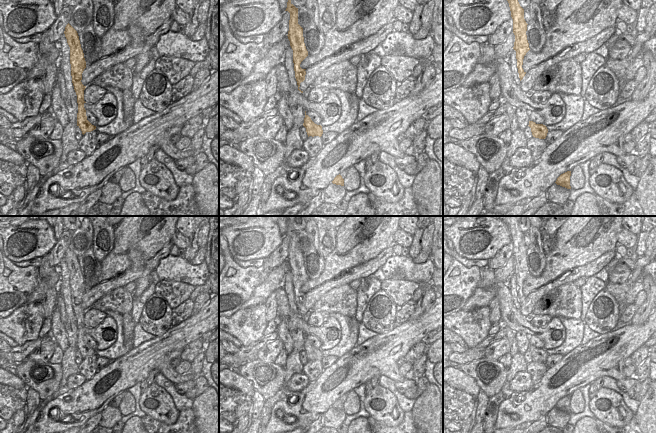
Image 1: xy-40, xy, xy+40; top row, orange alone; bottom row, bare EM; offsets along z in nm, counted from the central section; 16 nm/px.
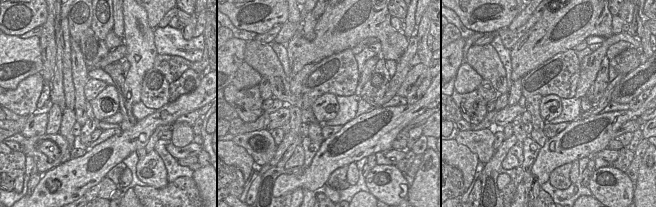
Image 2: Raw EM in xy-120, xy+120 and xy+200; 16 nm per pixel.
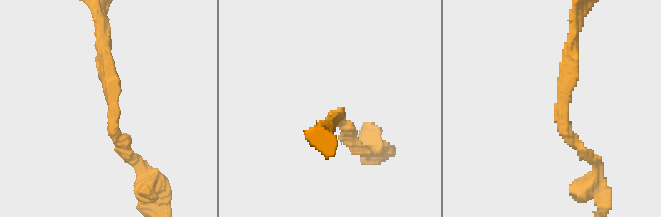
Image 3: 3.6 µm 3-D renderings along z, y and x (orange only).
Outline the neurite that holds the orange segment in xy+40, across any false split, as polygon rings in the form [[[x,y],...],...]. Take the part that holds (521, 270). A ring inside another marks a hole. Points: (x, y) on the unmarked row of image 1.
[[[510,216],[507,221],[509,227],[511,241],[513,243],[513,257],[515,259],[515,266],[513,273],[516,275],[517,292],[520,305],[525,300],[526,296],[523,294],[523,283],[526,277],[530,274],[527,264],[527,247],[524,243],[524,233],[520,230],[516,216]]]

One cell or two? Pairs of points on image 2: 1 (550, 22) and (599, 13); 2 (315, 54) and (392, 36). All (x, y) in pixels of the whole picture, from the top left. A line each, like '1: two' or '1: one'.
1: one
2: one

